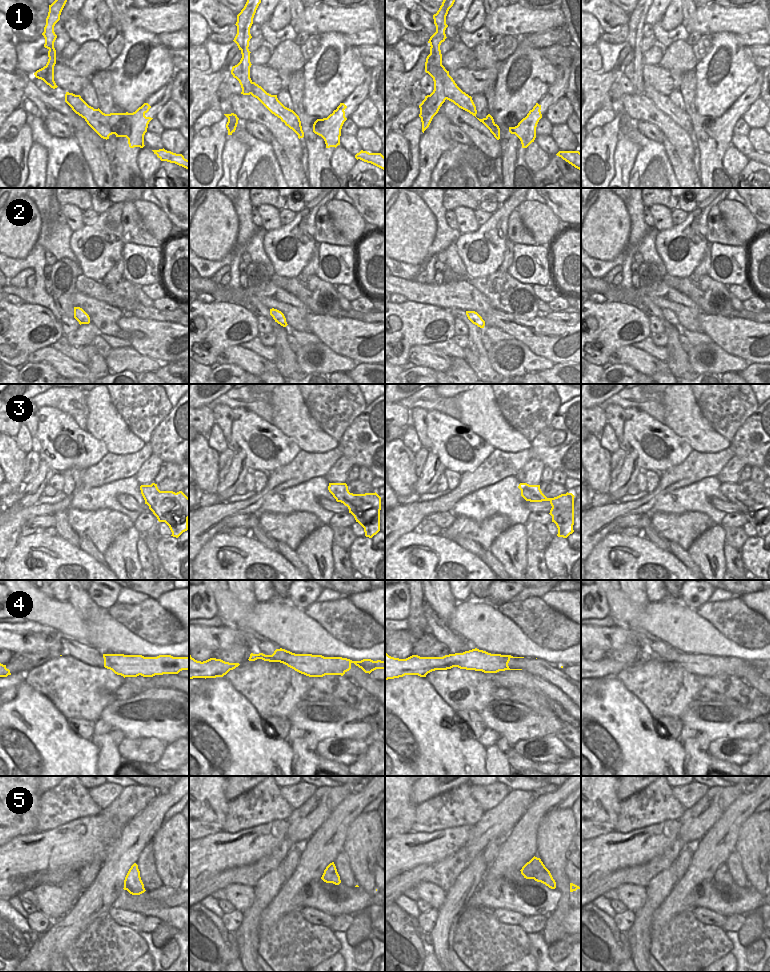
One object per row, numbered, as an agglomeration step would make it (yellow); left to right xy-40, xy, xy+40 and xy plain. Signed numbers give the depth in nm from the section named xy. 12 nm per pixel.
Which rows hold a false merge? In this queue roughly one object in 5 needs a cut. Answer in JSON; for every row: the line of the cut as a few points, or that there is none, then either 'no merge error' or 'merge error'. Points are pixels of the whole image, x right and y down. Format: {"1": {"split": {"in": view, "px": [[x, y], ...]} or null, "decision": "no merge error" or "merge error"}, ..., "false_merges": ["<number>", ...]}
{"1": {"split": {"in": "xy+40", "px": [[431, 46], [437, 65], [436, 72], [445, 74]]}, "decision": "merge error"}, "2": {"split": null, "decision": "no merge error"}, "3": {"split": null, "decision": "no merge error"}, "4": {"split": null, "decision": "no merge error"}, "5": {"split": {"in": "xy+40", "px": [[521, 871], [534, 878]]}, "decision": "merge error"}, "false_merges": ["1", "5"]}

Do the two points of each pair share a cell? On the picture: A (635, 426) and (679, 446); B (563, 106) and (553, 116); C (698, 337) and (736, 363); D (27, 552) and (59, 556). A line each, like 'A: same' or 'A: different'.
A: same
B: same
C: different
D: same

